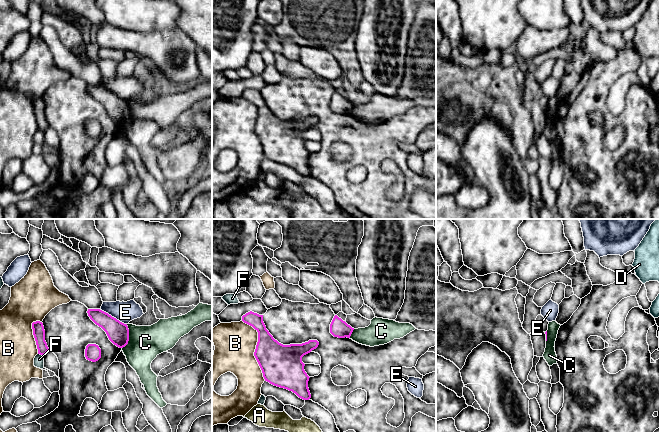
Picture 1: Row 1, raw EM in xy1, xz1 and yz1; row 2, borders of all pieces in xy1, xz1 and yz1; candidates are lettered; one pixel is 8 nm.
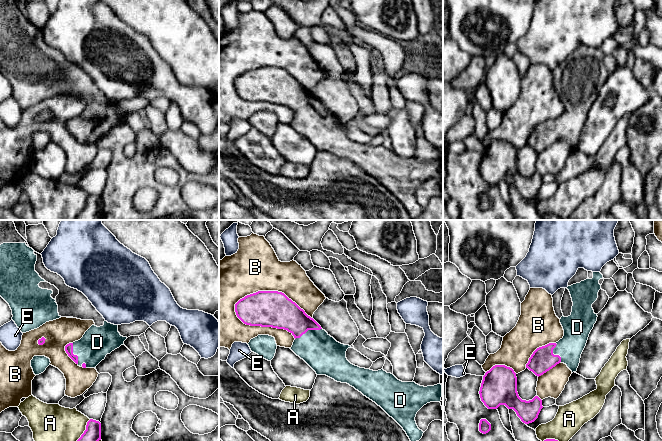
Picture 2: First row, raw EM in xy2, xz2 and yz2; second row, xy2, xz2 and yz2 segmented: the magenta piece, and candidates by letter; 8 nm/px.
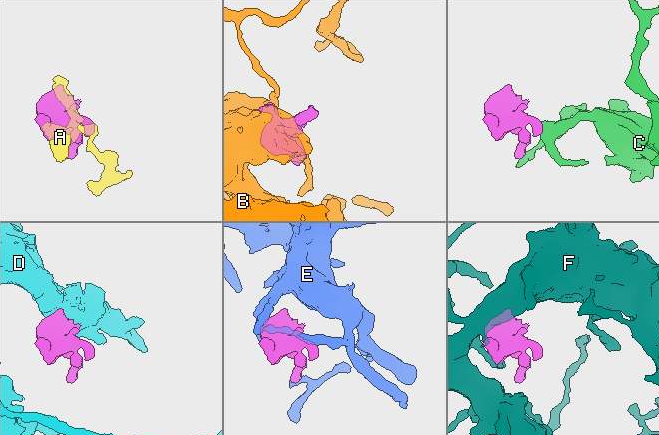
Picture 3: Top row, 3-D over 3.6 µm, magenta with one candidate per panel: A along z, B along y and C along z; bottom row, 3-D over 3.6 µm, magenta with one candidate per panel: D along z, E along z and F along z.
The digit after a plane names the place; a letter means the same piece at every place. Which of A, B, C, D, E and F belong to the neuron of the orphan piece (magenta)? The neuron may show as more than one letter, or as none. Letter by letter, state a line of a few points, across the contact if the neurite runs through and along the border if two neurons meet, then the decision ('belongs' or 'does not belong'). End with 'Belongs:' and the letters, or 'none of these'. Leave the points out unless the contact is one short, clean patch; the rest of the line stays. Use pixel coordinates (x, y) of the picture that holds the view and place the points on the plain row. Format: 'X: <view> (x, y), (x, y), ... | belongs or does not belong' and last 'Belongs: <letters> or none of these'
A: xy2 (90, 195), (87, 198), (86, 205), (74, 219) | does not belong
B: does not belong
C: does not belong
D: xz2 (282, 89), (308, 105), (310, 116), (325, 131) | belongs
E: xy1 (99, 85), (126, 100) | does not belong
F: does not belong
Belongs: D

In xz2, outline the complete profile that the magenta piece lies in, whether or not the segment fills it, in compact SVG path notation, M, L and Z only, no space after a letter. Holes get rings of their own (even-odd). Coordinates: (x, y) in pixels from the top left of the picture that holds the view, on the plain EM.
M258 67L245 72L235 80L237 93L246 101L272 103L290 108L295 116L290 124L303 135L317 151L326 151L337 158L347 159L380 182L406 208L411 218L419 217L423 207L416 200L417 188L427 179L440 178L442 161L420 162L415 158L402 158L383 145L373 147L351 140L346 127L351 124L337 118L321 102L284 69L278 67Z

